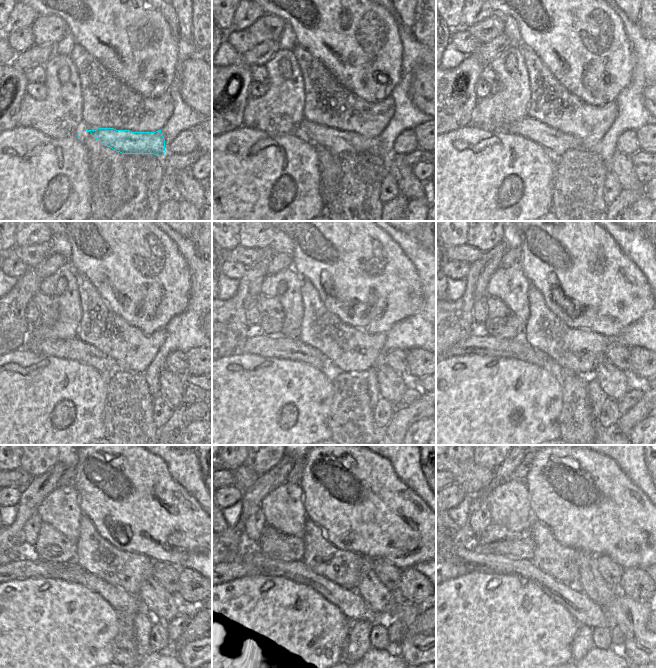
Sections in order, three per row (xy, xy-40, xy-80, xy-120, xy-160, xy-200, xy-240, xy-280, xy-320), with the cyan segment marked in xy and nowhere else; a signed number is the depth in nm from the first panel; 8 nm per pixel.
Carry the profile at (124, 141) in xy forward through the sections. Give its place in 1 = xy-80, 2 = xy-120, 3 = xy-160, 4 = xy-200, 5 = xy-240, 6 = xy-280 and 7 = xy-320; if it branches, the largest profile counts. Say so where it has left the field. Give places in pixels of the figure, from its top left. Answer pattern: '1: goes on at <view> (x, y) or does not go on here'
1: goes on at xy-80 (557, 143)
2: goes on at xy-120 (72, 349)
3: goes on at xy-160 (266, 345)
4: goes on at xy-200 (480, 343)
5: goes on at xy-240 (31, 566)
6: goes on at xy-280 (232, 570)
7: goes on at xy-320 (456, 571)

